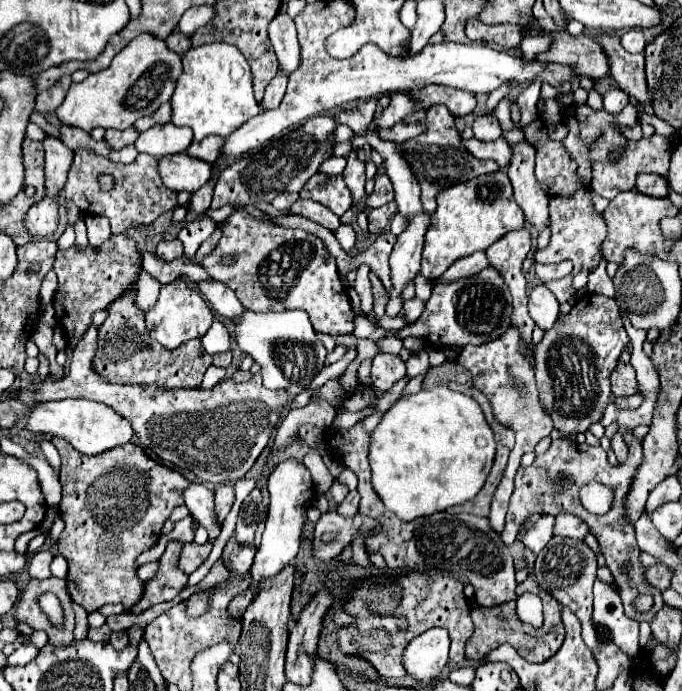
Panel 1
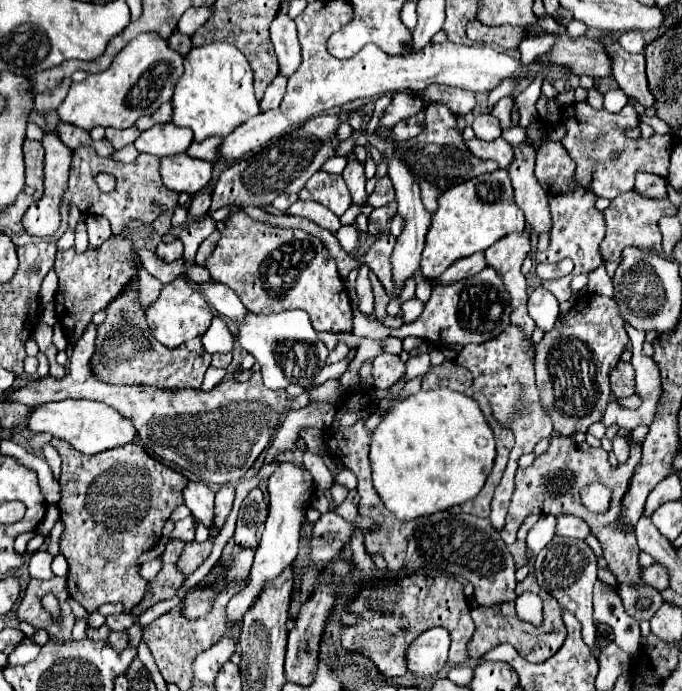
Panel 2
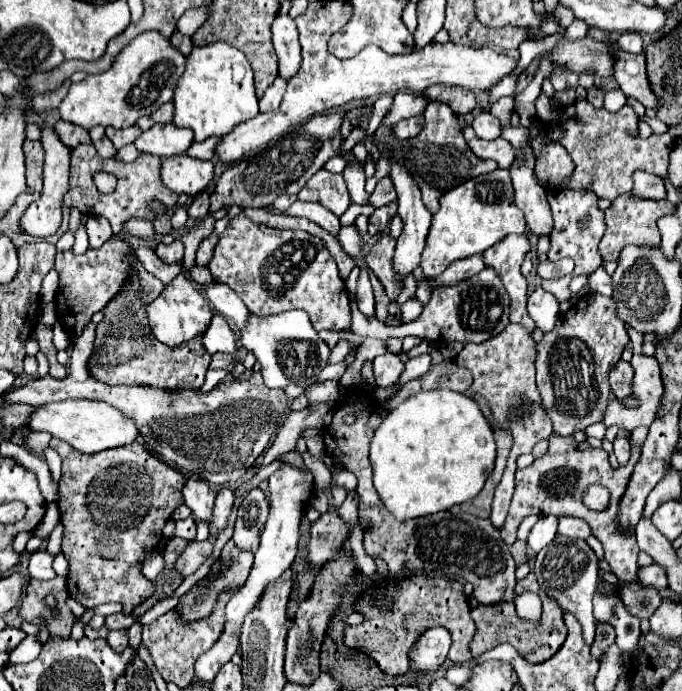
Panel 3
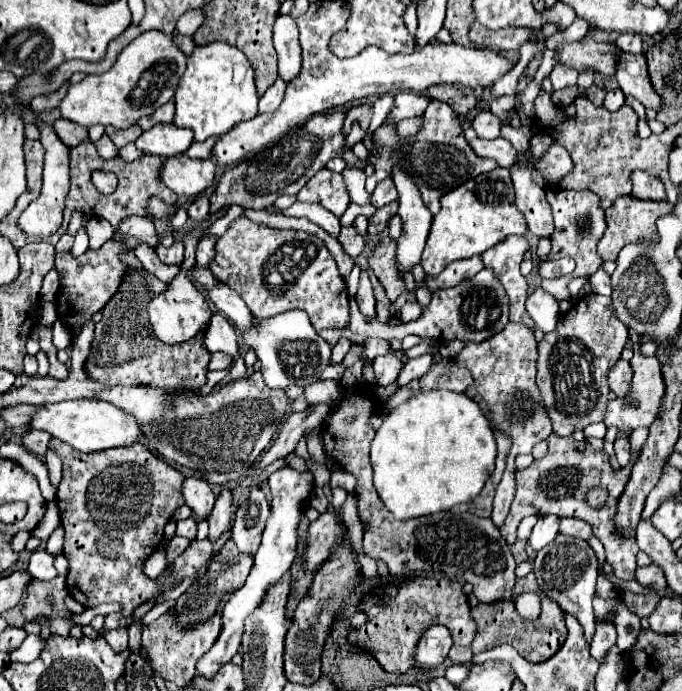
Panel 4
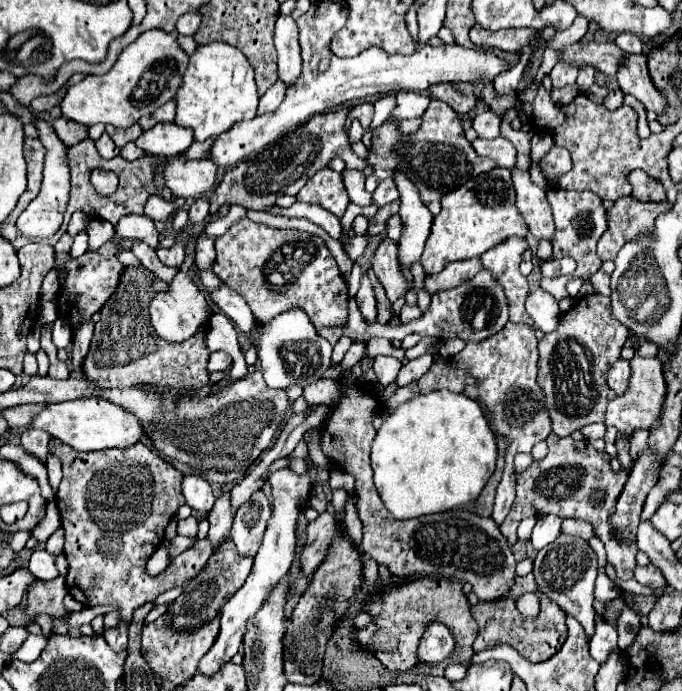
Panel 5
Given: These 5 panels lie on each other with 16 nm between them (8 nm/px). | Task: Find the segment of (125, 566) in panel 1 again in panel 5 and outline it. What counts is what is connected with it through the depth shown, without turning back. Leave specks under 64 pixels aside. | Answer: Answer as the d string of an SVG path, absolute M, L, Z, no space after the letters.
M52 438L50 452L62 460L64 472L56 502L66 532L64 556L68 560L68 592L84 606L118 606L120 624L115 629L106 629L104 638L114 652L122 652L128 642L128 626L134 610L194 577L211 556L213 546L206 539L198 540L187 551L188 560L173 560L162 574L150 576L146 562L162 544L168 522L184 504L180 492L182 472L142 442L124 450L76 452Z

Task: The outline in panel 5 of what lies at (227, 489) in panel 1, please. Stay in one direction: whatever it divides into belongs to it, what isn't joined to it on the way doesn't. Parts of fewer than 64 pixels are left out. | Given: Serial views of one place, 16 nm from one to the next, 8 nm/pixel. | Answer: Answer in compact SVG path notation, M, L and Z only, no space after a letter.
M228 492L216 500L212 512L208 514L208 520L210 520L210 532L208 532L206 540L212 546L216 546L228 538L230 526L232 526L232 510L230 510L230 494Z

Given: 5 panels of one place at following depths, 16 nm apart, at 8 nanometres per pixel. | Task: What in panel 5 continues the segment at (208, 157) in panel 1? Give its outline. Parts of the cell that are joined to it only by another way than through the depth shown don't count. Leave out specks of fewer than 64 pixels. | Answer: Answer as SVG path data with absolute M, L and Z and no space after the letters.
M206 140L206 142L194 142L186 152L184 152L184 158L206 158L208 156L208 150L212 146L212 140Z

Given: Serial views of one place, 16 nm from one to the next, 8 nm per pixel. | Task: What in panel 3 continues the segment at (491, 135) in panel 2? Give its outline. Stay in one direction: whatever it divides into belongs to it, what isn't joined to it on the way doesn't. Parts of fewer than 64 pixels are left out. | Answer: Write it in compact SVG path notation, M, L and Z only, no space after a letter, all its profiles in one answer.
M480 112L472 120L472 128L474 128L476 136L482 140L494 140L500 136L500 120L496 116L492 116L490 112Z

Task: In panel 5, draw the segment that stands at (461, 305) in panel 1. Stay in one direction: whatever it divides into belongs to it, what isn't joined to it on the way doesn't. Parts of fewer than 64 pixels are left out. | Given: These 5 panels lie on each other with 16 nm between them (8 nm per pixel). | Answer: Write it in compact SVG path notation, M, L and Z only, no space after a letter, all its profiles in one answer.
M478 272L472 280L452 288L452 290L444 290L444 292L436 292L432 296L432 304L430 308L422 314L420 320L412 320L408 324L400 324L400 326L382 326L378 322L374 324L366 324L364 316L360 314L356 300L350 298L348 302L348 318L346 318L346 328L350 332L356 332L358 336L384 336L390 340L402 340L404 336L418 332L420 336L436 336L436 338L462 338L462 340L484 340L492 334L496 334L498 330L504 328L504 324L508 322L508 302L504 296L504 290L500 288L500 284L490 276L490 272Z

